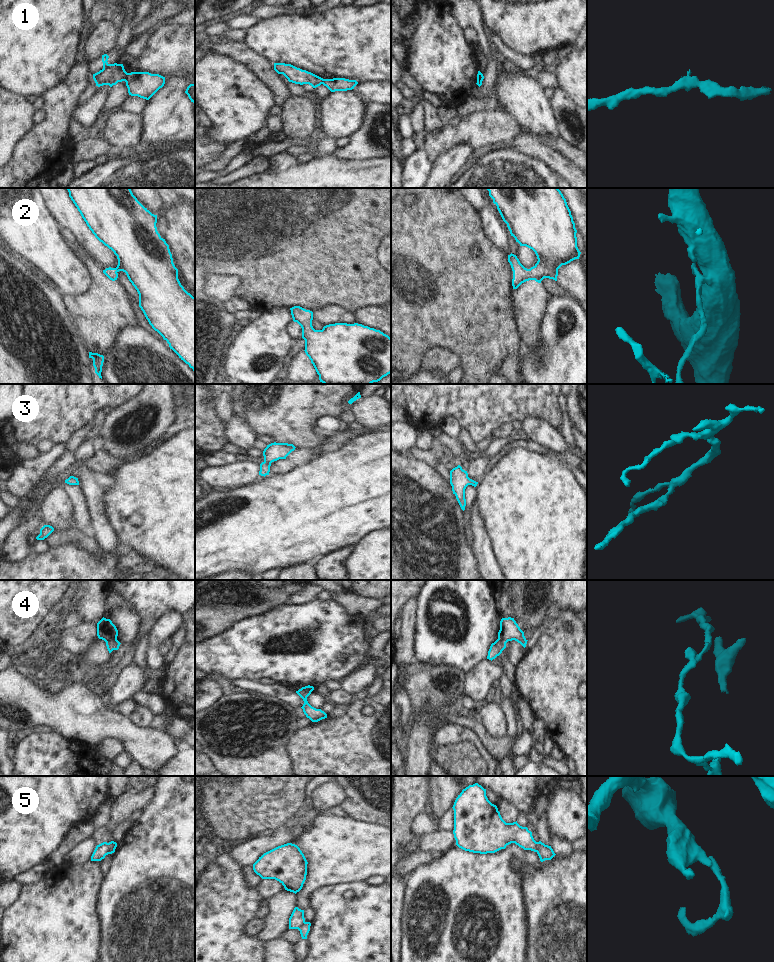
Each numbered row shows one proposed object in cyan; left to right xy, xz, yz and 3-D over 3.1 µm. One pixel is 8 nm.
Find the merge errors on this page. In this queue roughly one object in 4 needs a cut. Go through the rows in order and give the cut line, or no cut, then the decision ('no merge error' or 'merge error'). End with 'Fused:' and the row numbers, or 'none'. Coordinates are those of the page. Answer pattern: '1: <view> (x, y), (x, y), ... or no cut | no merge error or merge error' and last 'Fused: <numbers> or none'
1: xy (127, 73), (125, 81) | merge error
2: no cut | no merge error
3: no cut | no merge error
4: no cut | no merge error
5: xy (109, 843), (109, 851), (107, 853) | merge error
Fused: 1, 5

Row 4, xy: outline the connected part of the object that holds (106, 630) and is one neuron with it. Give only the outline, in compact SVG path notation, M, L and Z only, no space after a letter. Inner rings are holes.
M103 617L97 623L97 636L106 642L109 653L119 649L121 643L117 640L118 630L110 619Z

